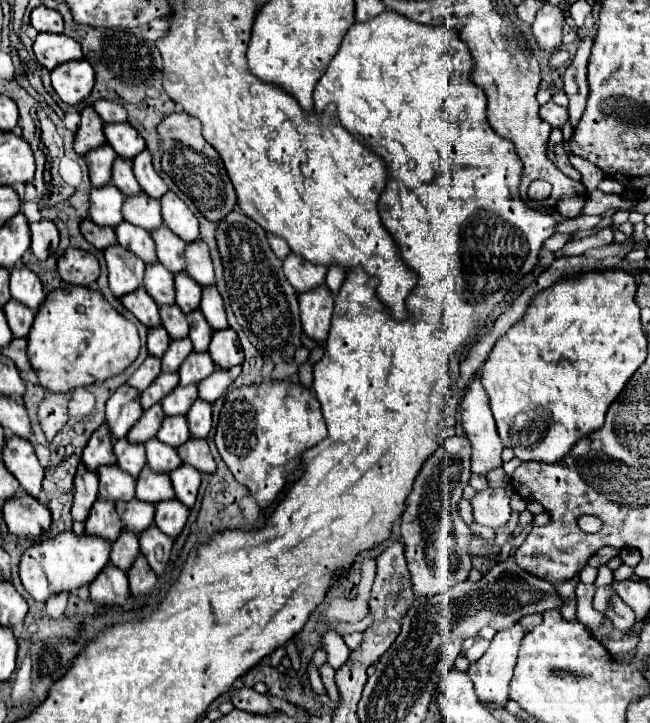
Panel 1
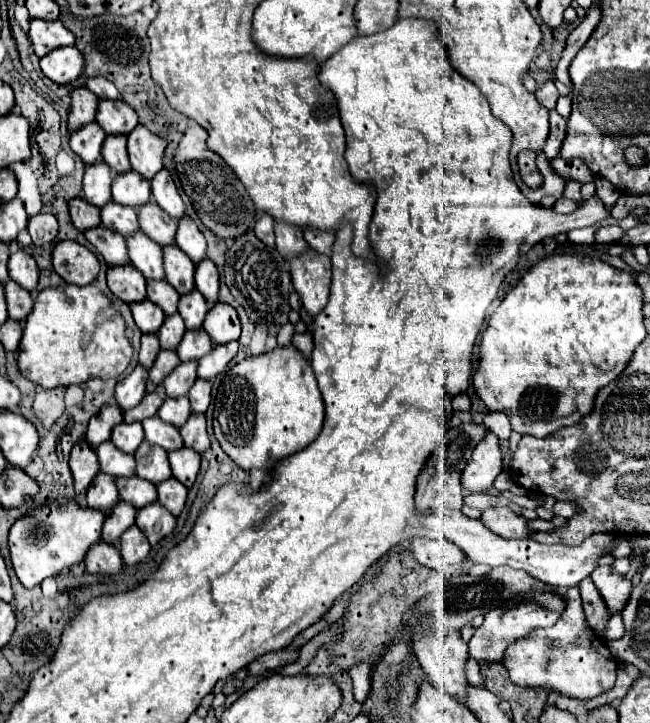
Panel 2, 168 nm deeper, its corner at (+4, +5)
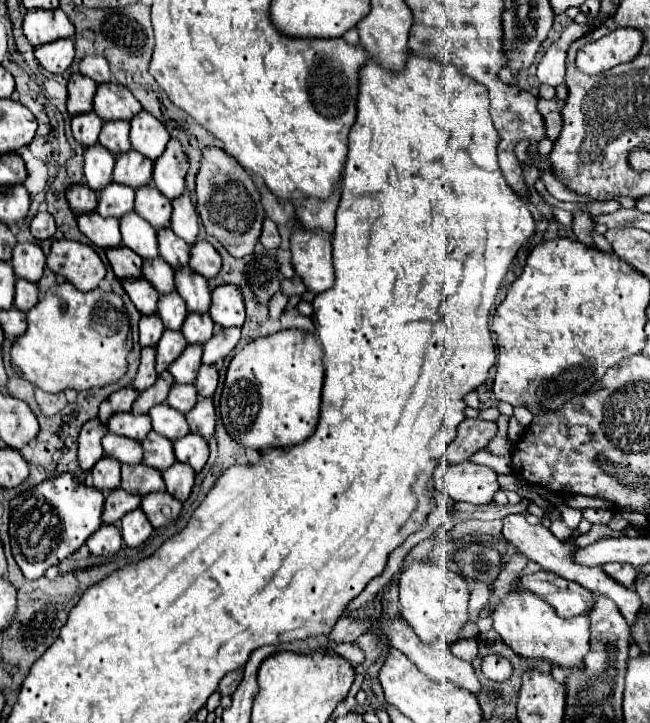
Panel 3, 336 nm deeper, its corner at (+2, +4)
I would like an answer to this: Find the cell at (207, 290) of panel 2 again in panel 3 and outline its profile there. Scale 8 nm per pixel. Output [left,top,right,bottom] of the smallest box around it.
[188,240,222,278]

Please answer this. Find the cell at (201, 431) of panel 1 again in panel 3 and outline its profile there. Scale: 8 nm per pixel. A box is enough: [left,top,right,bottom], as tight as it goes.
[194,364,218,398]

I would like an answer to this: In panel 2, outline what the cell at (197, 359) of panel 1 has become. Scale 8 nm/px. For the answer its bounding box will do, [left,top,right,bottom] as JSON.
[176,329,212,363]

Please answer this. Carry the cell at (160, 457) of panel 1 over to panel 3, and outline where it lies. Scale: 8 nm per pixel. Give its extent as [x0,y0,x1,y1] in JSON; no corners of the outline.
[150,402,190,440]

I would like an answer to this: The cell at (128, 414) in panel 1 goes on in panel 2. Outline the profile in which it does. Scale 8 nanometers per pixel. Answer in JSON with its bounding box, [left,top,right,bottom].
[114,367,148,411]

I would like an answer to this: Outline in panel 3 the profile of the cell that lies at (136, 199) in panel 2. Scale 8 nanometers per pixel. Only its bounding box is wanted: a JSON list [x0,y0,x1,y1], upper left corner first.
[114,150,152,190]

